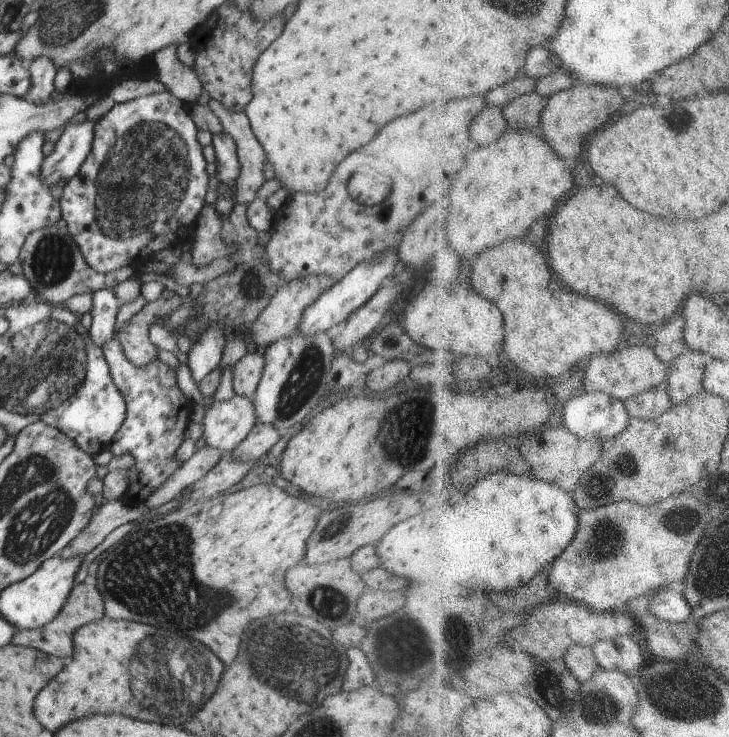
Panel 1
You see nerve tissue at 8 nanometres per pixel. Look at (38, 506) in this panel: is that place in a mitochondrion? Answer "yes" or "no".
yes

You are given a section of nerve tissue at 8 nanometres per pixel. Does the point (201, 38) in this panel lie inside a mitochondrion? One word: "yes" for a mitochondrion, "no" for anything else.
no

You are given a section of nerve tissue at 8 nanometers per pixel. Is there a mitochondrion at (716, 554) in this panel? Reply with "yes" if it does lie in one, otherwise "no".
yes

